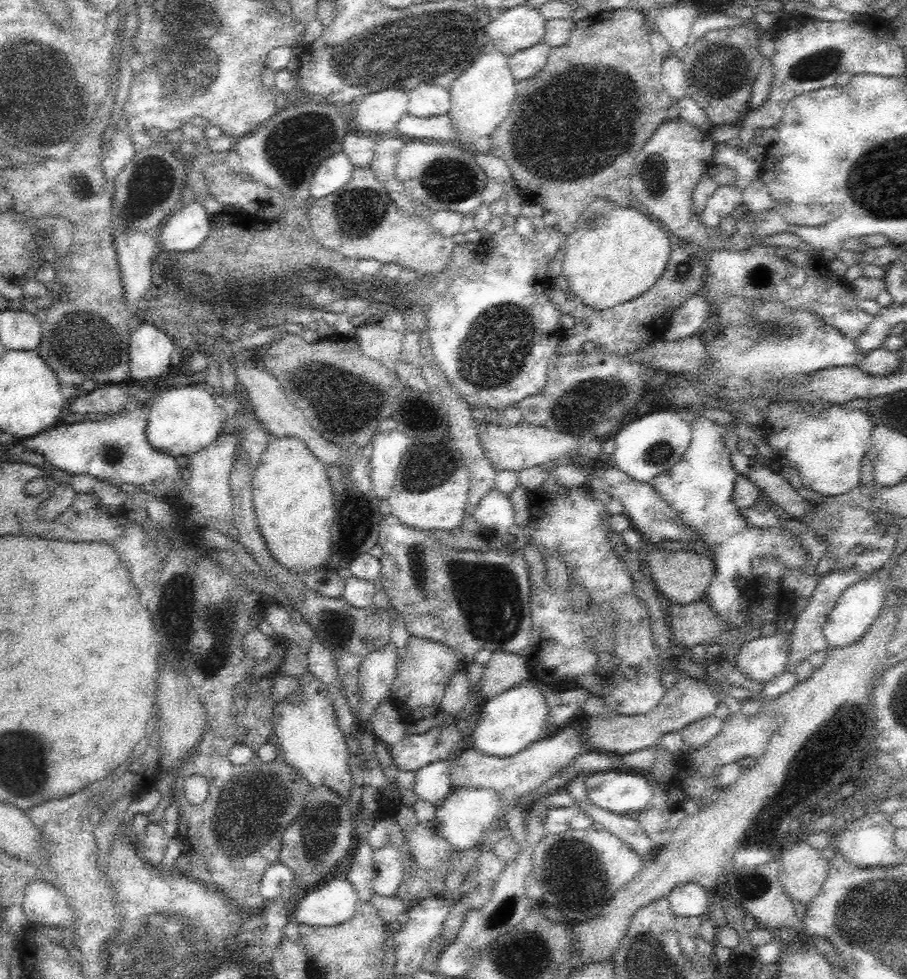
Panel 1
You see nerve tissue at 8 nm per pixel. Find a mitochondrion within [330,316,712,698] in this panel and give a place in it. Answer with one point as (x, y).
(572, 408)

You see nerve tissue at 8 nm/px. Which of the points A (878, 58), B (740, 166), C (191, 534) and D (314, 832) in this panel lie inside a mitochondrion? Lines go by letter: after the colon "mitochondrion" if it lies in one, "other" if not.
A: other
B: other
C: other
D: mitochondrion

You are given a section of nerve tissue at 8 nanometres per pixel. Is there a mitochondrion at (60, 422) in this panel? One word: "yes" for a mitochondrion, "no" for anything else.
no

